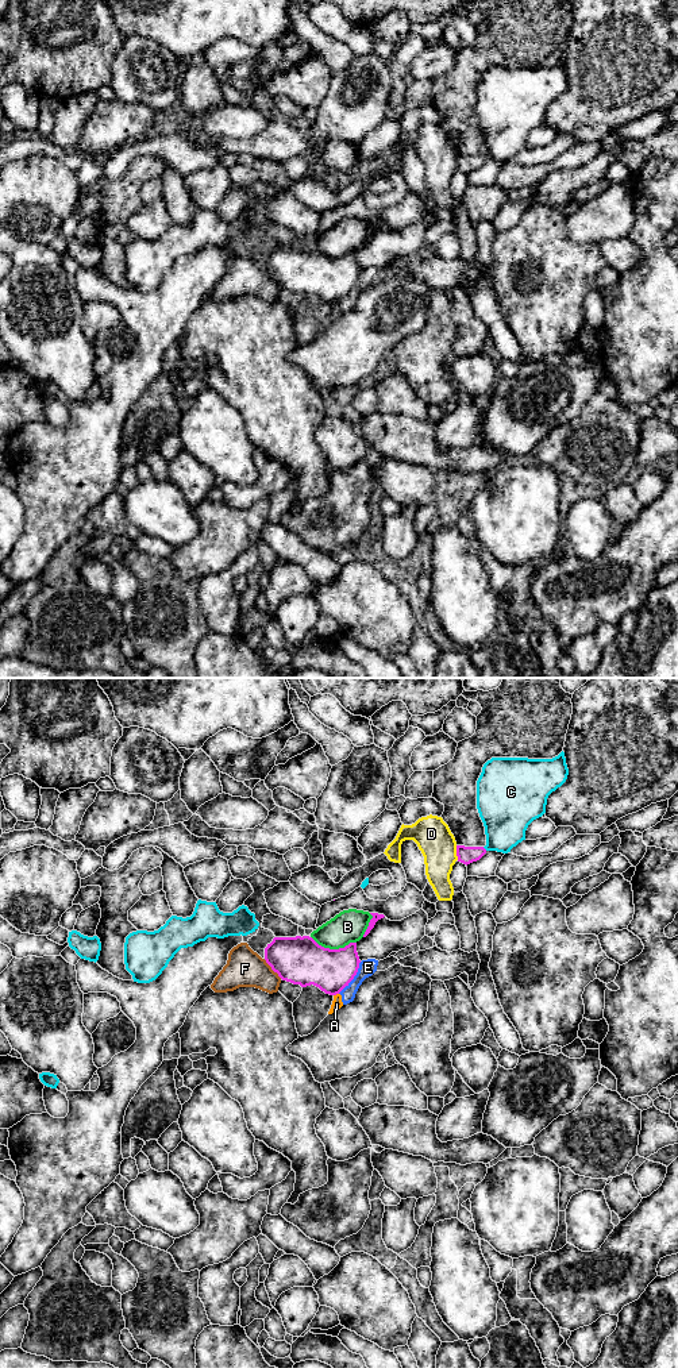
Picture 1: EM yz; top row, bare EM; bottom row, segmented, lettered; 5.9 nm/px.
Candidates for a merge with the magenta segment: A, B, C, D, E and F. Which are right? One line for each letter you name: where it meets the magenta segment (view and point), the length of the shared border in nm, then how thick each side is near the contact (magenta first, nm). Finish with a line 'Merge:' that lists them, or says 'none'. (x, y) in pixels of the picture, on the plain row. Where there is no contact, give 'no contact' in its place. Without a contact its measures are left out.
Merge: none

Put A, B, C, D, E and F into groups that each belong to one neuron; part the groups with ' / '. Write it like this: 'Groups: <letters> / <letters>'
Groups: A E / B / C / D / F

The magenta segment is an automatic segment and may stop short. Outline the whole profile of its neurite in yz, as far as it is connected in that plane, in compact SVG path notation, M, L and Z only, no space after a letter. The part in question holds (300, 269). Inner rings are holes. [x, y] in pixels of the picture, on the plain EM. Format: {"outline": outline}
{"outline": "M309 244L274 246L265 257L265 269L282 289L301 296L313 293L330 304L348 294L361 271L357 251L330 258Z"}

